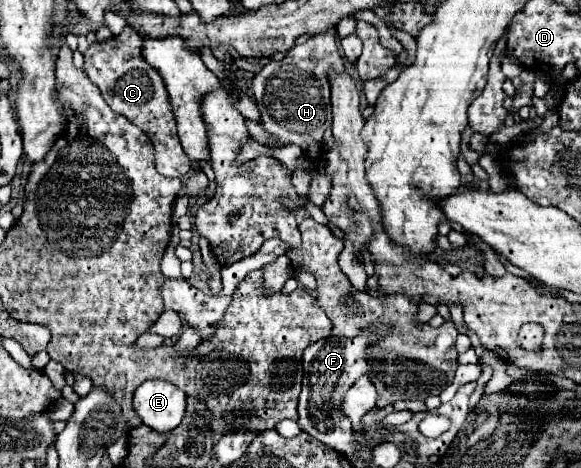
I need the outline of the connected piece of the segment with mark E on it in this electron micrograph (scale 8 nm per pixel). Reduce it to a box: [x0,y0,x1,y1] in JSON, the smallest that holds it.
[133,380,187,434]

